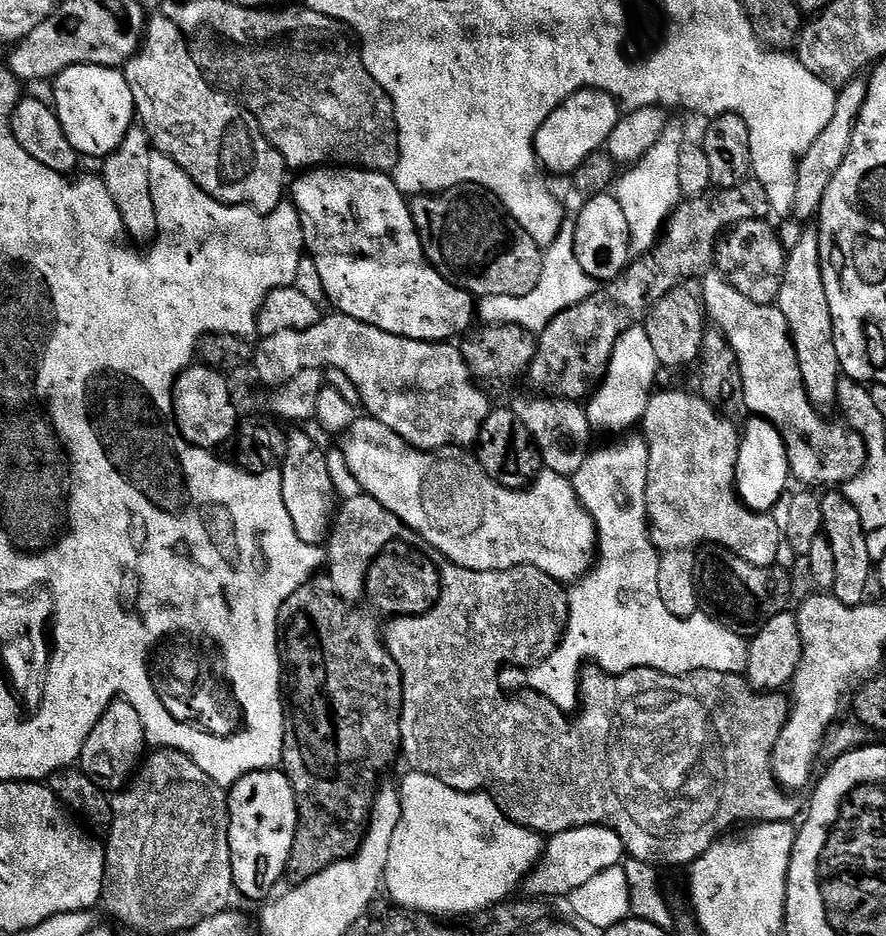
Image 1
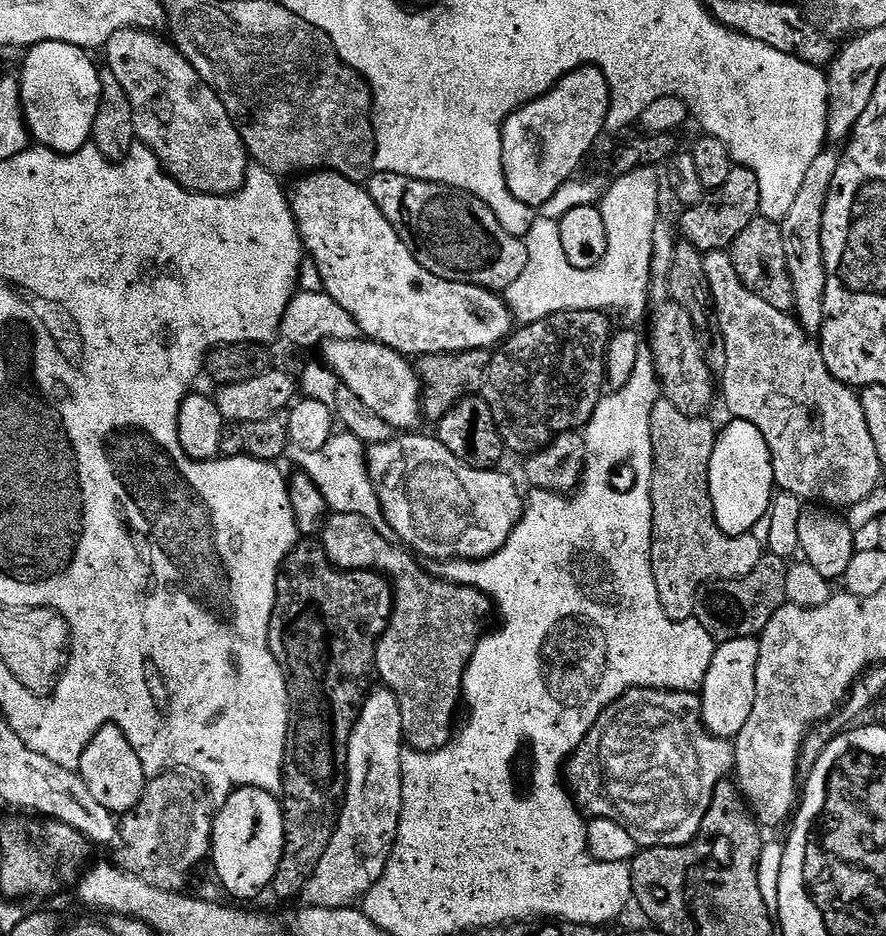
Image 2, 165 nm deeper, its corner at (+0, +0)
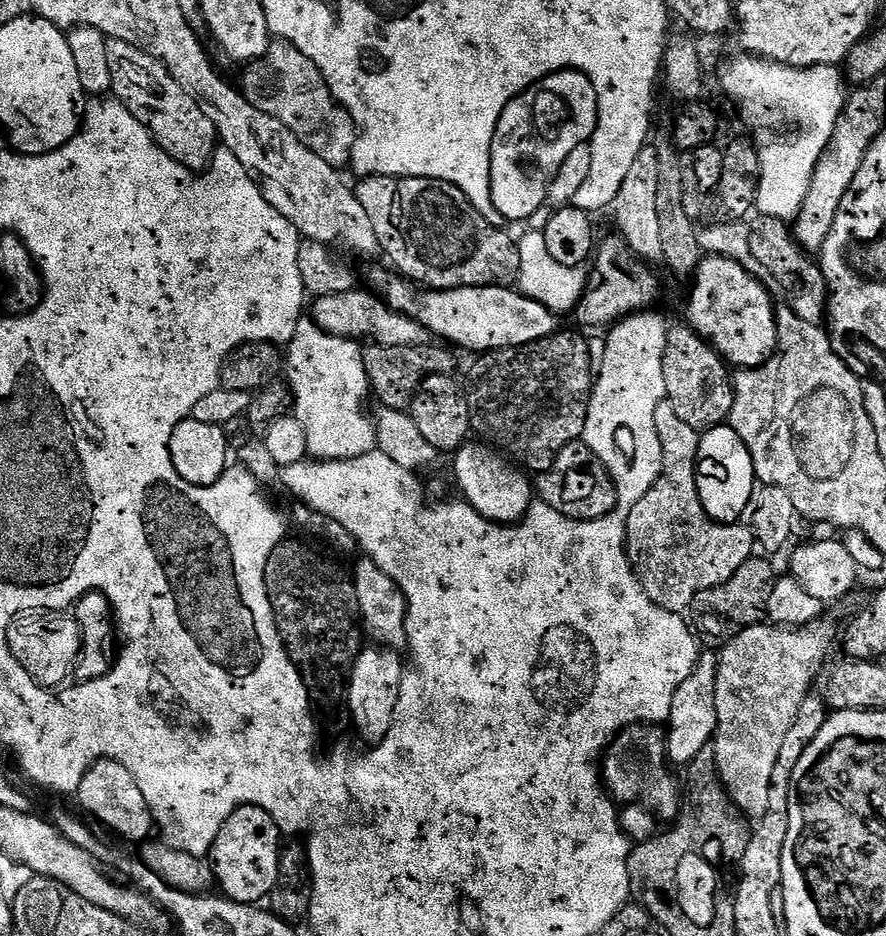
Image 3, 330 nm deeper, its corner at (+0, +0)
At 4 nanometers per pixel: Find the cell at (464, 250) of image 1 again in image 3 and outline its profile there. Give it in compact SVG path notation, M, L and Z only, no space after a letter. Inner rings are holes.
M365 176L358 183L360 184L355 185L354 191L366 214L369 215L370 224L378 237L381 253L388 256L396 266L395 271L399 275L411 280L413 284L423 286L428 290L443 290L445 288L512 288L519 281L519 243L515 239L511 240L503 232L505 230L503 227L486 222L486 218L482 218L482 214L478 214L478 210L474 210L470 198L466 198L466 194L462 194L462 190L458 190L458 186L454 186L450 182L431 180L430 178L414 178L413 176Z

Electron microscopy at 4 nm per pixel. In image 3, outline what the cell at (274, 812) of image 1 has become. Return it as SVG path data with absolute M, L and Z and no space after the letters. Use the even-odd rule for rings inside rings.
M253 804L234 810L234 814L230 814L230 818L226 818L220 827L210 853L210 863L219 891L229 900L253 906L259 905L263 896L264 899L271 897L272 887L278 878L282 851L280 840L282 841L282 833L266 810Z

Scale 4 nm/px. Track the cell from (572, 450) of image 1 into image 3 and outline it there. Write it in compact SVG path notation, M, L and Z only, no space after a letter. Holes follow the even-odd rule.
M582 440L568 443L553 466L535 477L534 492L541 503L576 521L600 520L617 504L617 490L608 469Z

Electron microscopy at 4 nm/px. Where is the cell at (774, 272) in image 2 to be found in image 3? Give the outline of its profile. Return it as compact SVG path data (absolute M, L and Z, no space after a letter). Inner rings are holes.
M757 215L751 221L749 238L753 258L767 276L775 278L778 286L782 286L782 294L786 294L786 304L790 306L790 310L794 310L794 314L798 314L798 318L806 322L823 325L828 311L828 283L824 269L801 248L793 229L778 218Z

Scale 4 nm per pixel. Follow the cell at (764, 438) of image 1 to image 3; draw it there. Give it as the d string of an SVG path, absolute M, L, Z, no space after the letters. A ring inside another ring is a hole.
M731 426L710 428L701 435L696 463L696 485L706 514L719 524L735 525L739 521L736 519L744 511L749 511L758 488L756 471L746 442L738 438Z

